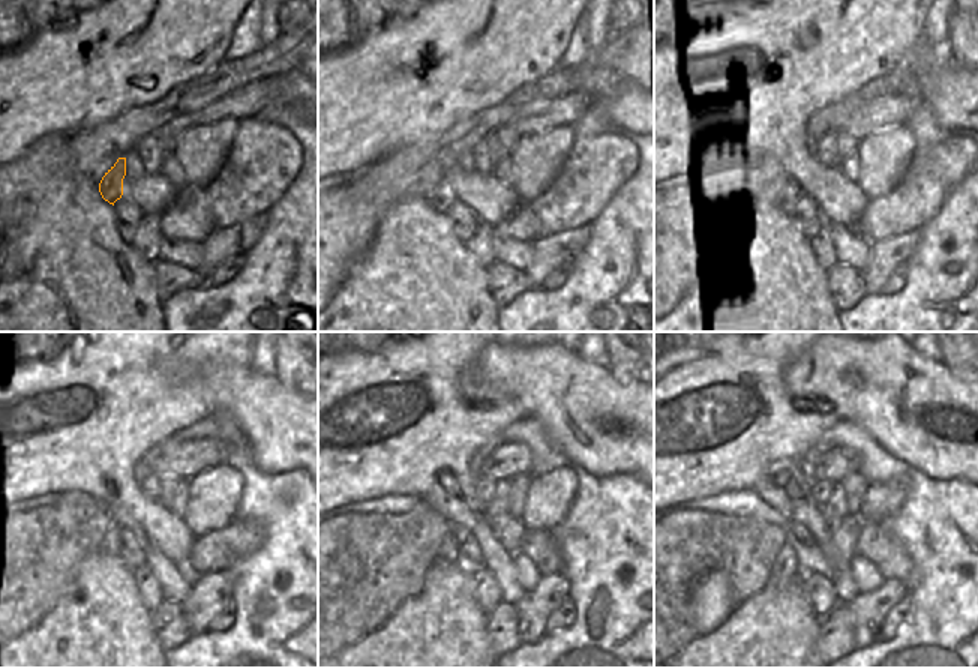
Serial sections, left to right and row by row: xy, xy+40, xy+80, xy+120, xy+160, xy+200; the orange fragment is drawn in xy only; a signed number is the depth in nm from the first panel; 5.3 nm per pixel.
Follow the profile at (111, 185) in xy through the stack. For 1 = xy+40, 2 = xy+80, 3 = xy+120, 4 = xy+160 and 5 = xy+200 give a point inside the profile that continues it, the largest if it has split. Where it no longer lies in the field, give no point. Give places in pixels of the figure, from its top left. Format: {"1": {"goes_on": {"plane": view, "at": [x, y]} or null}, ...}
{"1": {"goes_on": {"plane": "xy+40", "at": [443, 198]}}, "2": {"goes_on": {"plane": "xy+80", "at": [785, 203]}}, "3": {"goes_on": {"plane": "xy+120", "at": [110, 545]}}, "4": {"goes_on": {"plane": "xy+160", "at": [447, 551]}}, "5": {"goes_on": {"plane": "xy+200", "at": [785, 568]}}}

